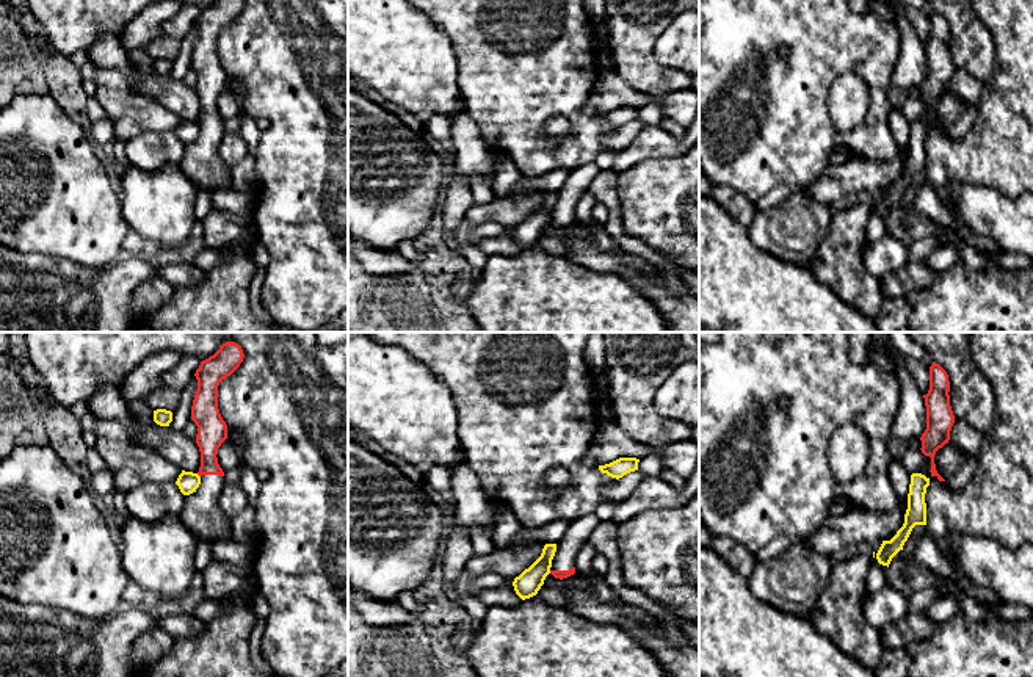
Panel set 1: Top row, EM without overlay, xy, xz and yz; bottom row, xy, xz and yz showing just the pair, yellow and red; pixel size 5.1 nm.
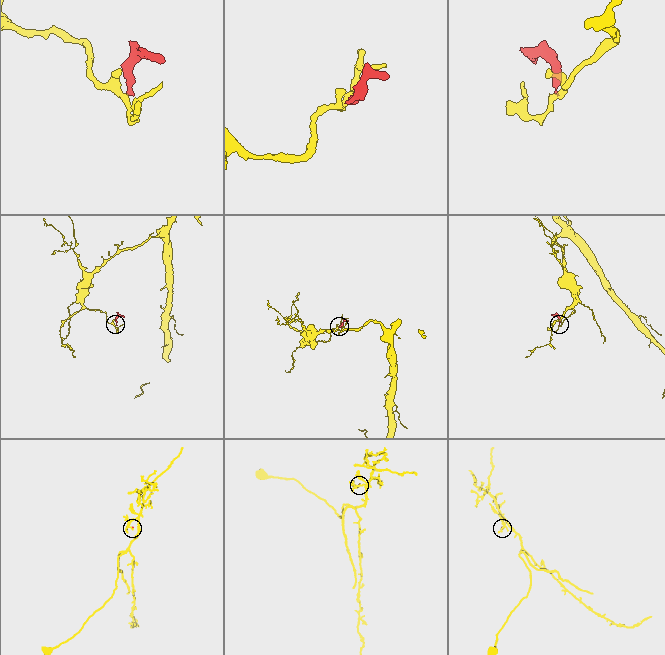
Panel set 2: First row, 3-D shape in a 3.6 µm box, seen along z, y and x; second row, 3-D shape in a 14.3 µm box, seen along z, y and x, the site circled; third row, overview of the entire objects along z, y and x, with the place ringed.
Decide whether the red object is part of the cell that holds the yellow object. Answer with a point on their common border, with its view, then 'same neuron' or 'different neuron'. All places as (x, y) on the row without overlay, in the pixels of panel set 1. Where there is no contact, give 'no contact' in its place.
contact xy (198, 124); different neuron

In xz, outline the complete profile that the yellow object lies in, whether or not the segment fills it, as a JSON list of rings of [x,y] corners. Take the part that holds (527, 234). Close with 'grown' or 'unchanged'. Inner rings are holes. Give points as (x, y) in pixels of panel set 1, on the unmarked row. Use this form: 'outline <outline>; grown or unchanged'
outline [[[545,193],[541,205],[514,227],[513,235],[516,243],[525,249],[538,243],[544,234],[545,226],[550,223],[552,208],[556,201],[556,193]]]; unchanged

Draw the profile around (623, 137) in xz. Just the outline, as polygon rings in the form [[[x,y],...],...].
[[[640,119],[630,121],[622,127],[616,129],[614,133],[603,138],[603,146],[607,150],[622,150],[630,146],[633,139],[644,129],[644,124]]]

